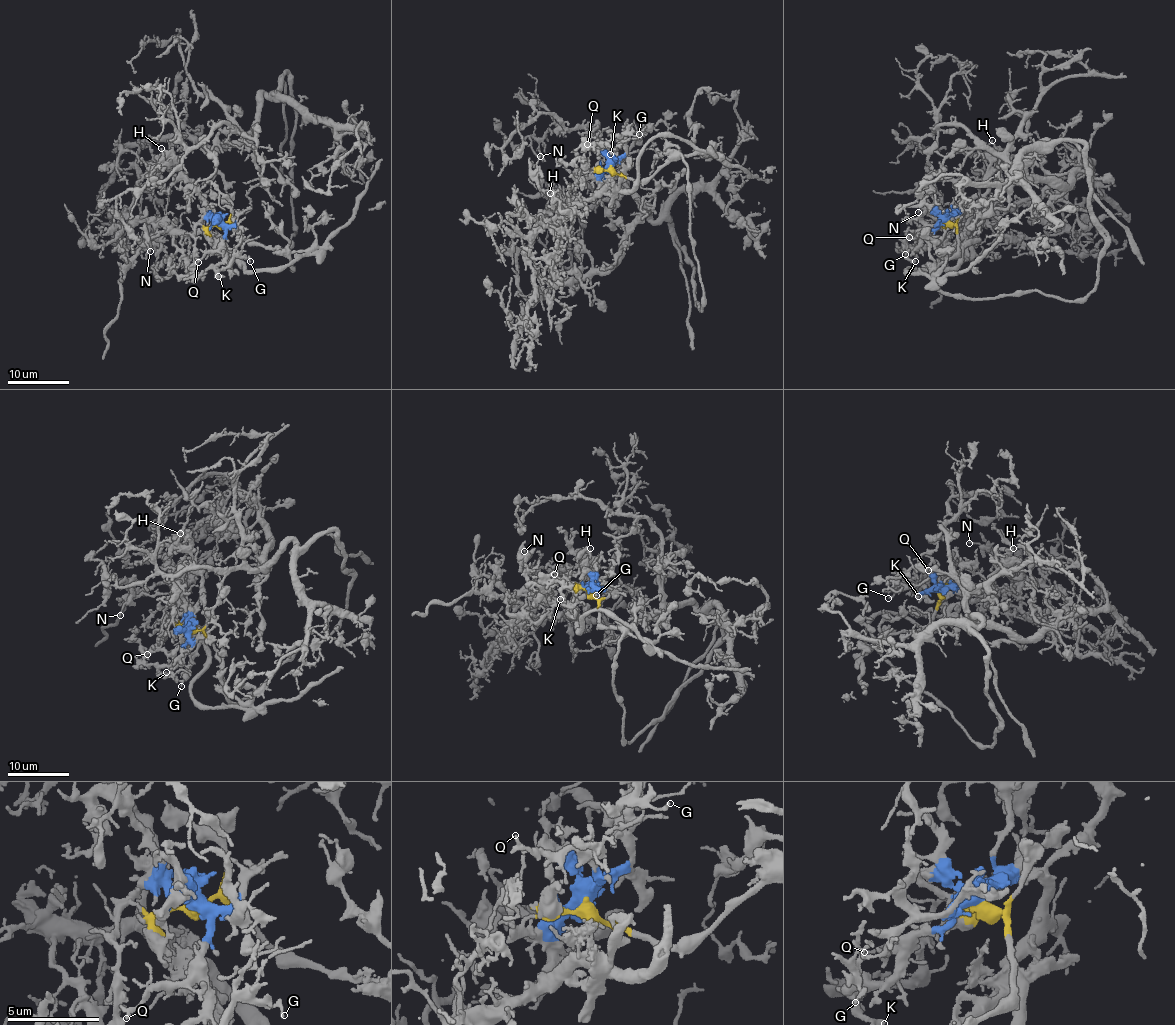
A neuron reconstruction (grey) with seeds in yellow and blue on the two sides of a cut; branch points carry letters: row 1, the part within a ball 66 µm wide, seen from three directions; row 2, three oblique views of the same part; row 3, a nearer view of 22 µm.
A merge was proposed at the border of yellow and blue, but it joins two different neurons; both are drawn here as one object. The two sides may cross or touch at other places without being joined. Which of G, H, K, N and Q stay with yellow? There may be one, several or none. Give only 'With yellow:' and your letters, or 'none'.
With yellow: none

